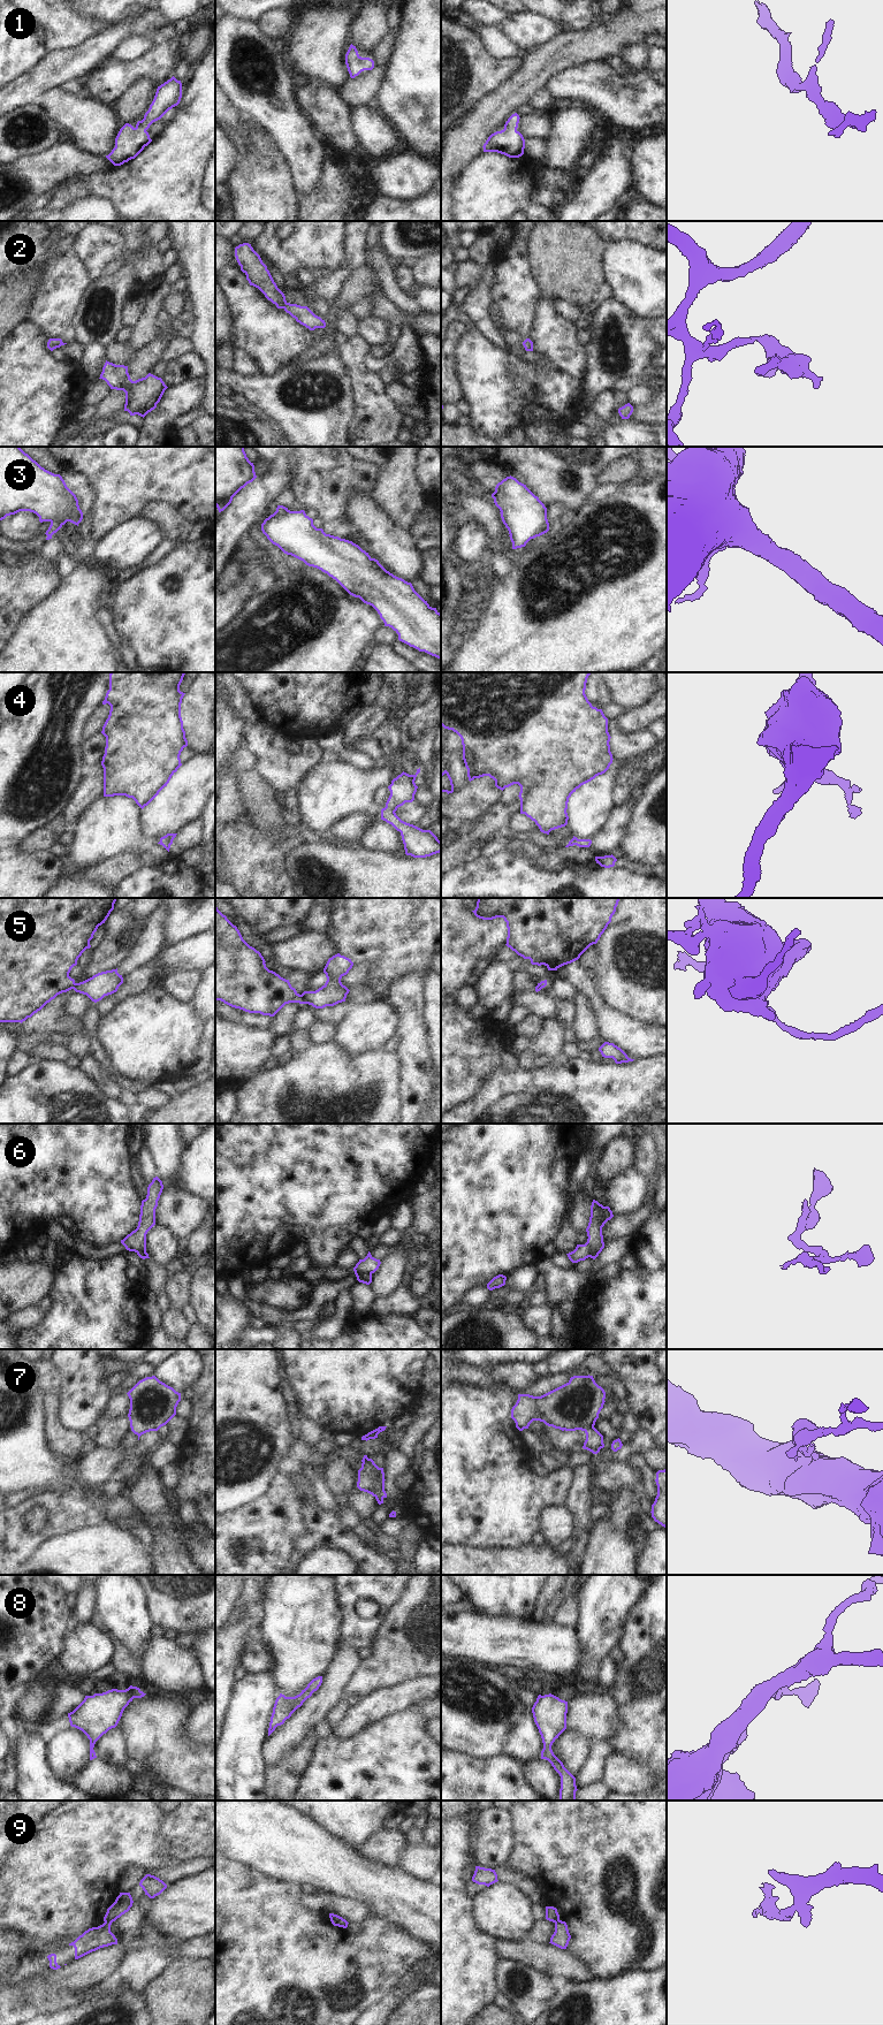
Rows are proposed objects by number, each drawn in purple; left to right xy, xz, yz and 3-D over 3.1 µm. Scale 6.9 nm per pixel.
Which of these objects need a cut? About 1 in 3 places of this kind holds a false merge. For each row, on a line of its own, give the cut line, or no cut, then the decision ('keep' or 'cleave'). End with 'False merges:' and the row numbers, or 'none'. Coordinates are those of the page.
1: cut none; keep
2: cut none; keep
3: cut xz (288, 510), (281, 515), (274, 514); cleave
4: cut none; keep
5: cut xz (299, 995), (302, 1003); cleave
6: cut xz (355, 1271), (371, 1273); cleave
7: cut xz (377, 1486), (383, 1497); cleave
8: cut none; keep
9: cut xy (105, 1921), (111, 1923); cleave
False merges: 3, 5, 6, 7, 9

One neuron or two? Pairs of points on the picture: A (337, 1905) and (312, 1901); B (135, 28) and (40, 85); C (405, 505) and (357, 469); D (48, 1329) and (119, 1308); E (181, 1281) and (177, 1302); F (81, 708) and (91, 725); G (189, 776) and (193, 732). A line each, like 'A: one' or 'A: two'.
A: one
B: one
C: two
D: one
E: one
F: two
G: two

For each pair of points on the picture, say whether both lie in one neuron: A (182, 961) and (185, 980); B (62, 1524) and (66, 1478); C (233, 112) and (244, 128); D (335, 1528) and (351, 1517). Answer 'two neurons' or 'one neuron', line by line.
A: two neurons
B: two neurons
C: one neuron
D: two neurons

